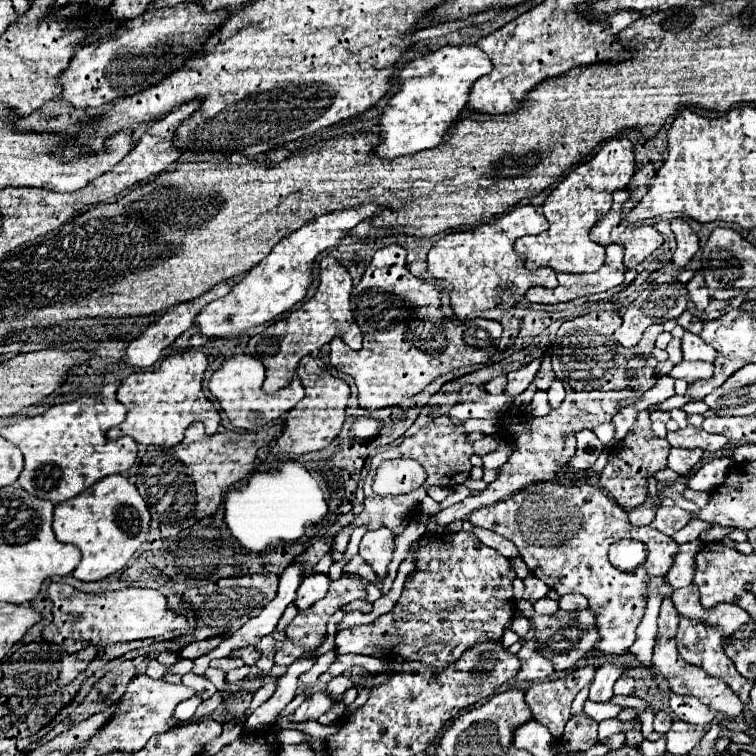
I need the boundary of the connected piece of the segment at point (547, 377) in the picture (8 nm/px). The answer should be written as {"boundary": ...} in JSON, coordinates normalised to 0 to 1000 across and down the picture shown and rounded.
{"boundary":[[[722,471],[722,474],[717,476],[717,481],[714,481],[714,489],[712,489],[709,500],[706,500],[706,508],[709,508],[714,516],[725,516],[733,500],[735,500],[735,495],[733,495],[733,489],[730,489],[730,484],[728,484],[728,471]]]}

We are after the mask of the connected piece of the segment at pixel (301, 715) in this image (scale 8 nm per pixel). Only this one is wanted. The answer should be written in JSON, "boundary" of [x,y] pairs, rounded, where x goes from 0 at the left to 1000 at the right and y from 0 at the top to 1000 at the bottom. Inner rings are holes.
{"boundary":[[[418,915],[407,921],[399,934],[386,944],[386,955],[402,955],[402,952],[418,952],[423,950],[434,937],[439,934],[439,923],[431,915]]]}

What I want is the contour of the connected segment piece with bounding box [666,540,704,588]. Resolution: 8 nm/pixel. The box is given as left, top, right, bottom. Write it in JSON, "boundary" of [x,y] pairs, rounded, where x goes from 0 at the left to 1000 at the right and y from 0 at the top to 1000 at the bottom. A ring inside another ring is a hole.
{"boundary":[[[926,714],[907,717],[907,720],[899,722],[899,728],[892,738],[892,746],[889,746],[886,757],[881,759],[884,770],[892,778],[905,778],[915,770],[915,759],[918,759],[918,751],[921,751],[921,728],[926,728],[929,722],[931,722],[931,717],[926,717]]]}

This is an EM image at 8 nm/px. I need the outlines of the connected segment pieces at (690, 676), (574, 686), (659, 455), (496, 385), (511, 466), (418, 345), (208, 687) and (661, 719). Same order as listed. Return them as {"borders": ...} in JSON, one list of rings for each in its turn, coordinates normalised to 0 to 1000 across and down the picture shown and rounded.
{"borders":[[[[881,791],[873,804],[870,815],[870,847],[865,852],[865,868],[862,868],[862,889],[873,897],[878,897],[886,906],[888,914],[897,919],[921,921],[929,931],[944,937],[958,950],[976,950],[981,944],[981,929],[979,923],[966,913],[963,905],[958,905],[950,897],[937,894],[926,881],[915,881],[905,876],[894,860],[894,833],[897,833],[897,810],[889,802],[889,794]]],[[[770,881],[757,886],[749,897],[706,902],[696,915],[696,929],[706,944],[706,952],[720,958],[733,976],[741,979],[746,960],[754,952],[754,931],[759,921],[783,902],[786,889],[786,881]]],[[[849,542],[844,548],[844,558],[839,561],[836,571],[807,595],[804,614],[791,632],[791,643],[804,648],[807,656],[812,656],[812,661],[825,675],[839,675],[841,669],[849,669],[857,659],[857,632],[862,632],[870,622],[881,619],[884,595],[886,595],[886,587],[862,574],[857,542]]],[[[664,495],[664,497],[653,500],[653,503],[648,503],[646,508],[640,508],[640,516],[643,516],[643,519],[648,519],[648,521],[664,521],[669,508],[672,508],[672,500]]],[[[825,513],[820,519],[757,519],[746,526],[746,532],[728,542],[725,550],[717,553],[704,553],[696,548],[675,548],[667,550],[664,556],[688,556],[688,558],[669,558],[664,561],[664,569],[669,569],[669,577],[675,579],[675,585],[683,590],[683,595],[677,598],[677,603],[672,606],[672,611],[659,619],[659,632],[646,640],[643,648],[614,659],[614,664],[606,664],[585,677],[579,677],[574,683],[577,688],[577,701],[563,701],[561,712],[566,712],[566,706],[582,706],[590,701],[590,696],[601,688],[616,688],[616,683],[622,683],[627,675],[640,672],[640,669],[651,669],[659,661],[667,661],[669,656],[696,646],[704,638],[720,638],[720,635],[730,635],[735,624],[743,622],[743,616],[749,611],[754,611],[754,606],[762,598],[762,579],[759,574],[765,569],[772,566],[788,566],[799,558],[807,558],[810,550],[815,545],[820,545],[823,540],[833,537],[836,532],[847,529],[847,521],[839,519],[836,513]]],[[[516,323],[497,331],[489,352],[484,354],[474,378],[466,386],[468,423],[481,442],[481,458],[476,463],[460,460],[450,447],[437,452],[437,479],[452,492],[463,495],[474,511],[474,534],[484,542],[500,542],[508,537],[529,534],[532,529],[558,519],[582,495],[598,492],[601,487],[640,481],[651,474],[659,460],[664,431],[656,423],[624,421],[622,426],[601,426],[590,421],[582,410],[582,381],[563,376],[561,370],[545,365],[537,354],[537,331],[529,323]]],[[[246,892],[241,897],[241,905],[251,907],[259,913],[259,918],[267,923],[267,926],[275,926],[283,915],[286,915],[286,907],[272,897],[272,894],[259,894],[259,892]]],[[[872,940],[865,951],[864,956],[865,967],[874,971],[881,971],[888,964],[888,960],[889,960],[888,947],[878,940]]]]}

